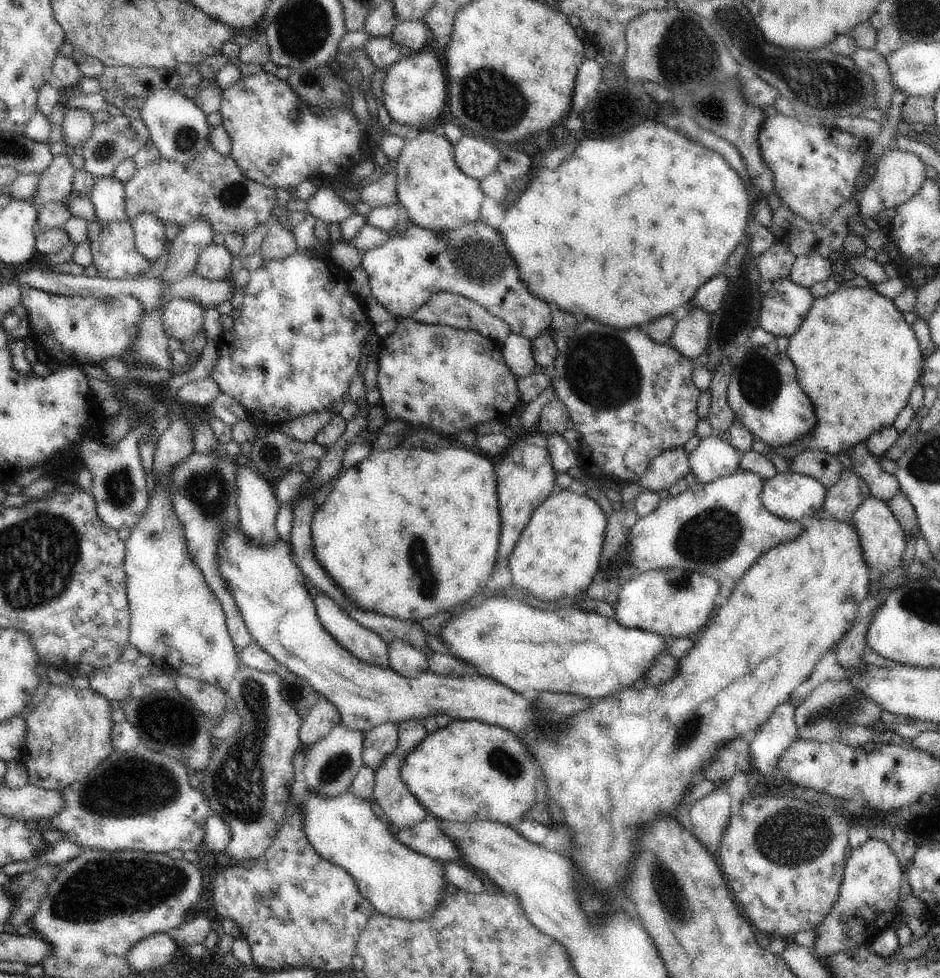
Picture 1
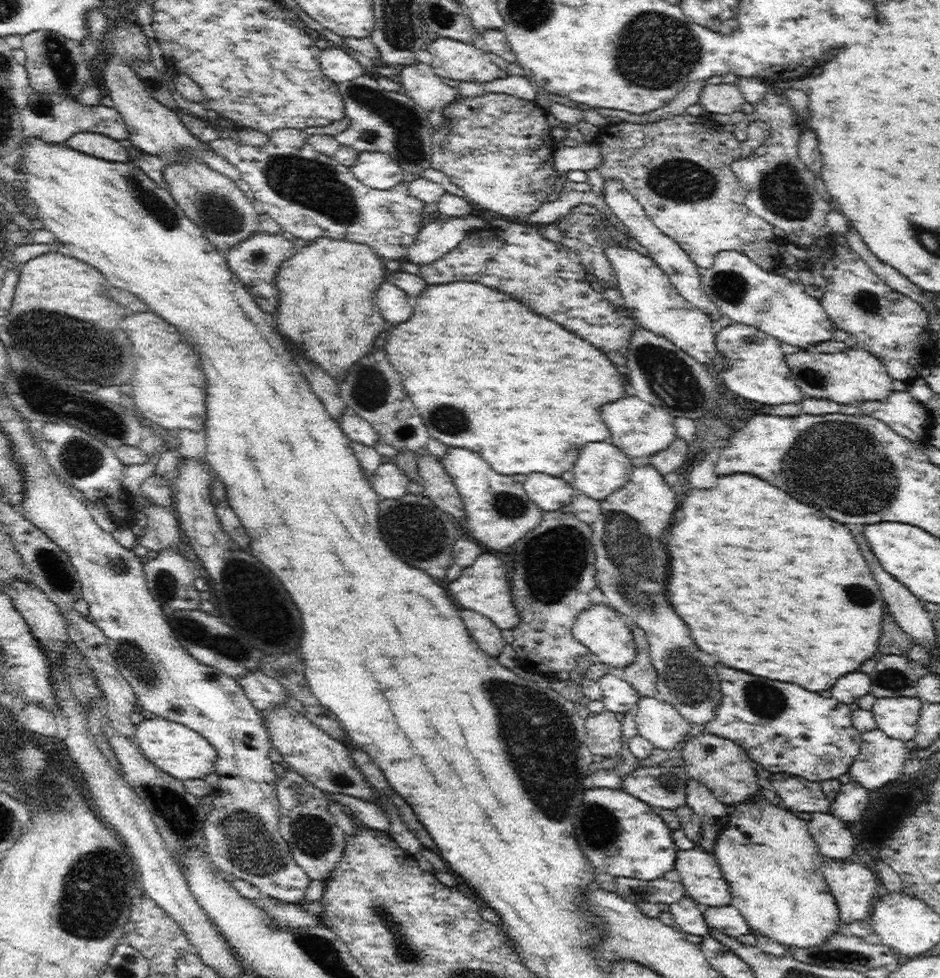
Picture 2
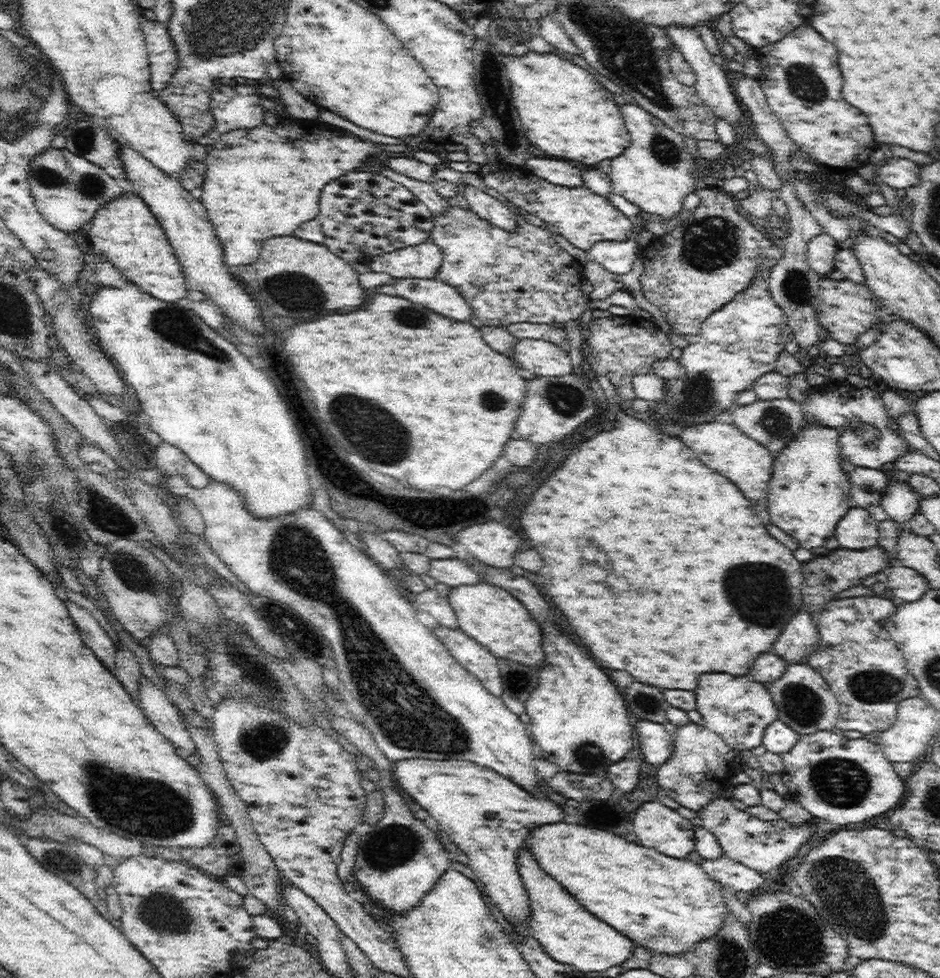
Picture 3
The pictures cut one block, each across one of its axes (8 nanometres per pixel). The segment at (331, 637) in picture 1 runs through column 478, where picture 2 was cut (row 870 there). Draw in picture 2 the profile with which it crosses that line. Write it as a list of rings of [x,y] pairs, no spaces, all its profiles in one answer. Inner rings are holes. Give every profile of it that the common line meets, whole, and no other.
[[[697,847],[678,849],[674,866],[680,875],[686,896],[692,897],[700,906],[731,904],[731,890],[714,852],[708,853]]]

